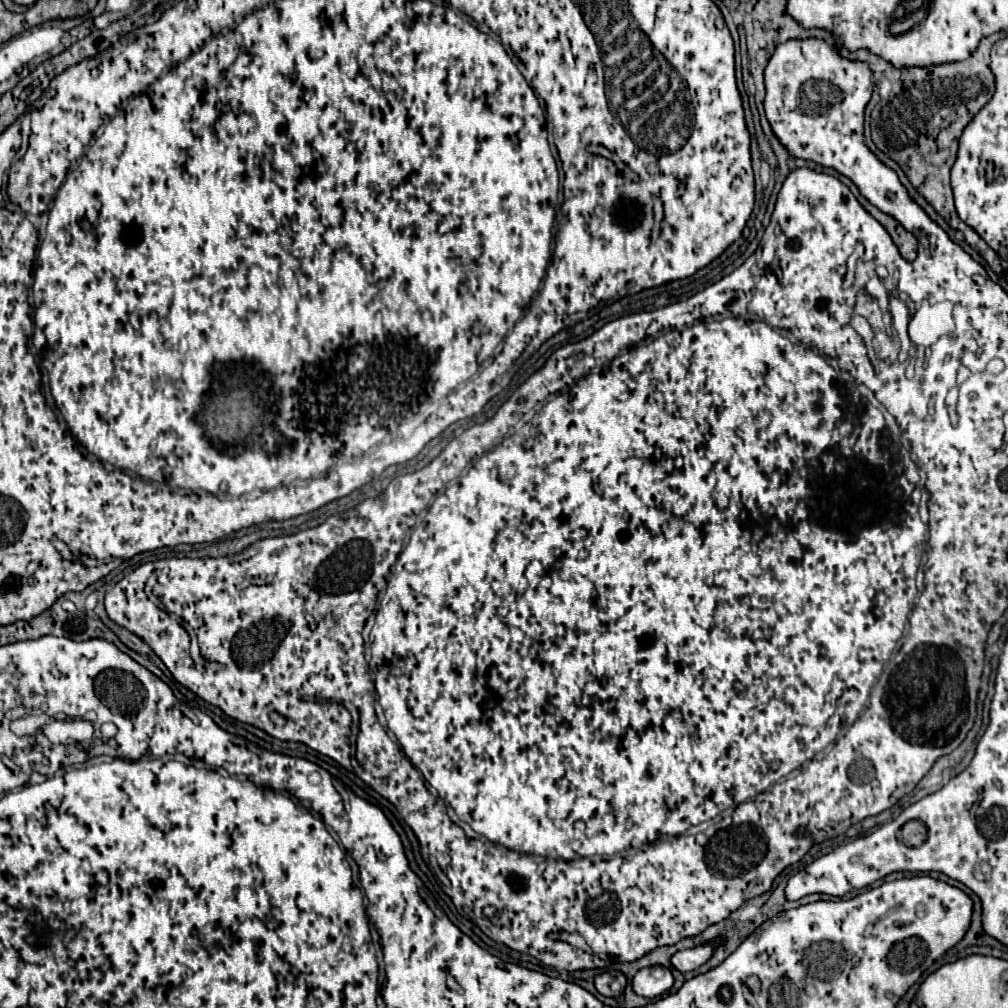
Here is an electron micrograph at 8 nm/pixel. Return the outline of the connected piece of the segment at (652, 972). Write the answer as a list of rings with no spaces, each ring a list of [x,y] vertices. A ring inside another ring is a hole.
[[[648,967],[640,969],[632,979],[632,989],[642,997],[658,997],[666,993],[674,983],[670,969],[666,967]]]

